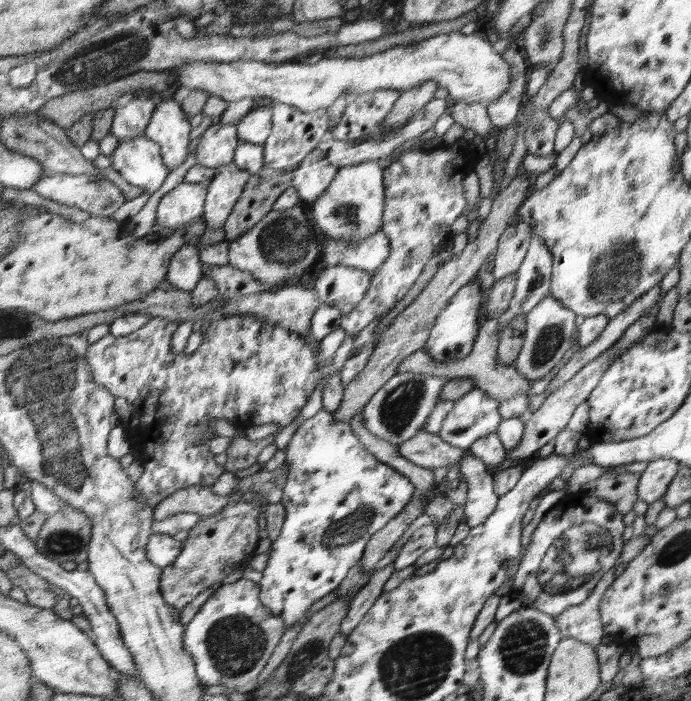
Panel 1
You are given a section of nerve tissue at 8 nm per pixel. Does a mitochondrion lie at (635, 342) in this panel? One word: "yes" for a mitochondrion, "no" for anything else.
no

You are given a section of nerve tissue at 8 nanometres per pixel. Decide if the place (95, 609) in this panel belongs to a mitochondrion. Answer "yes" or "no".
no

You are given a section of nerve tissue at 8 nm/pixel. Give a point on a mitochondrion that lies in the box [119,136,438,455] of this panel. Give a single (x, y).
(286, 240)

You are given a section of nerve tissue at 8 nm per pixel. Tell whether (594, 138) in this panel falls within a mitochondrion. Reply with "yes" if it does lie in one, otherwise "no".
no

